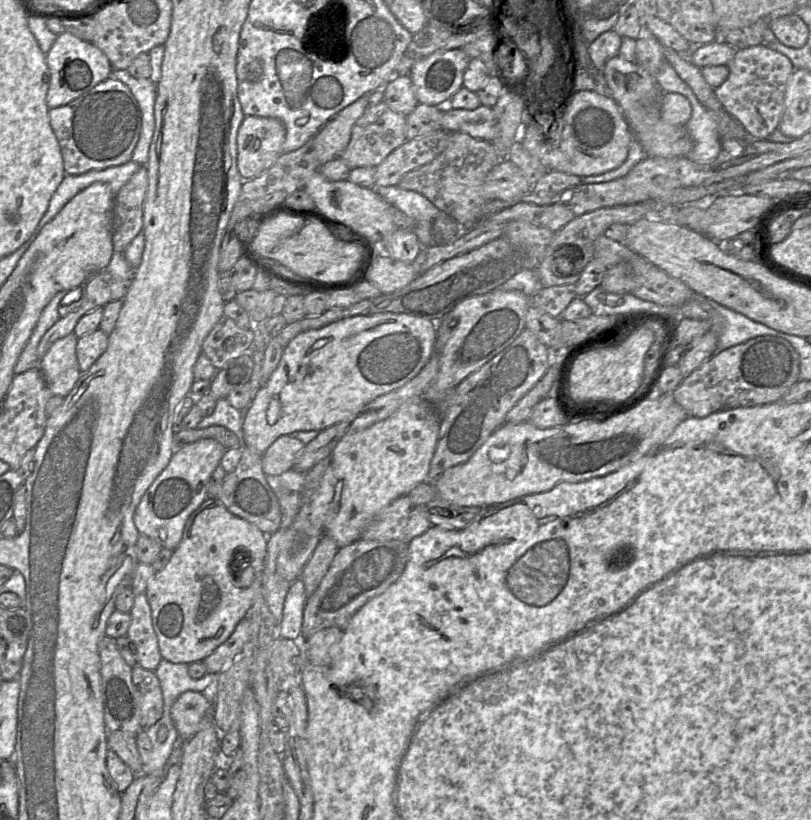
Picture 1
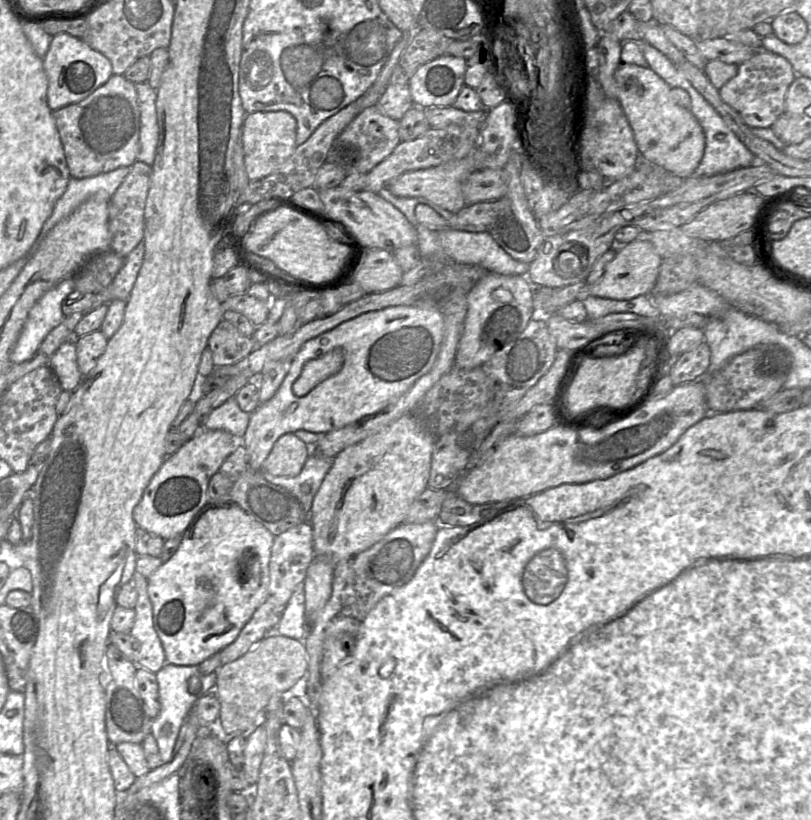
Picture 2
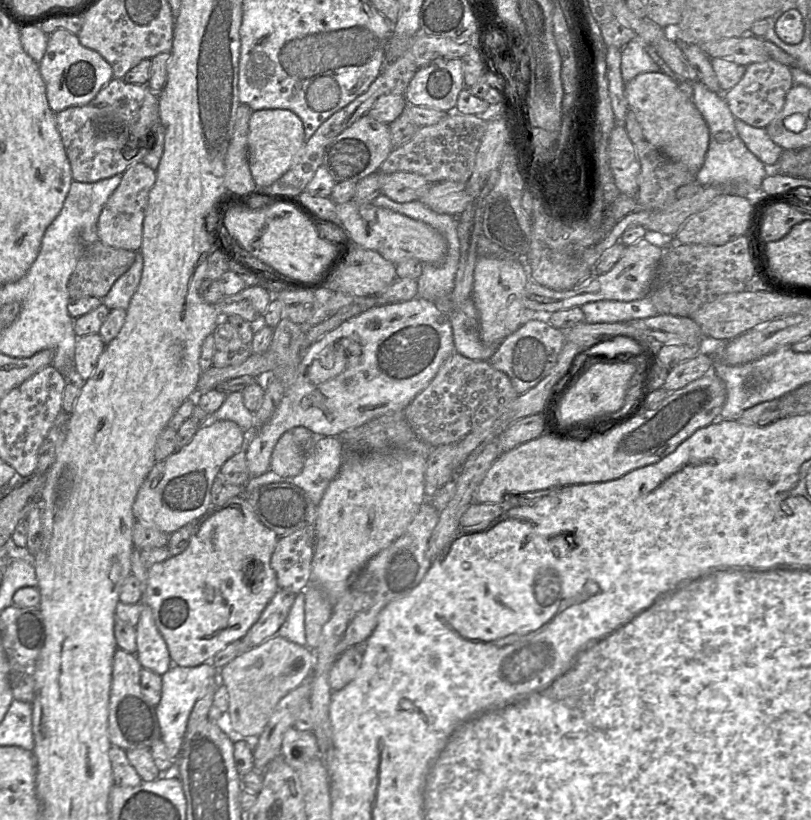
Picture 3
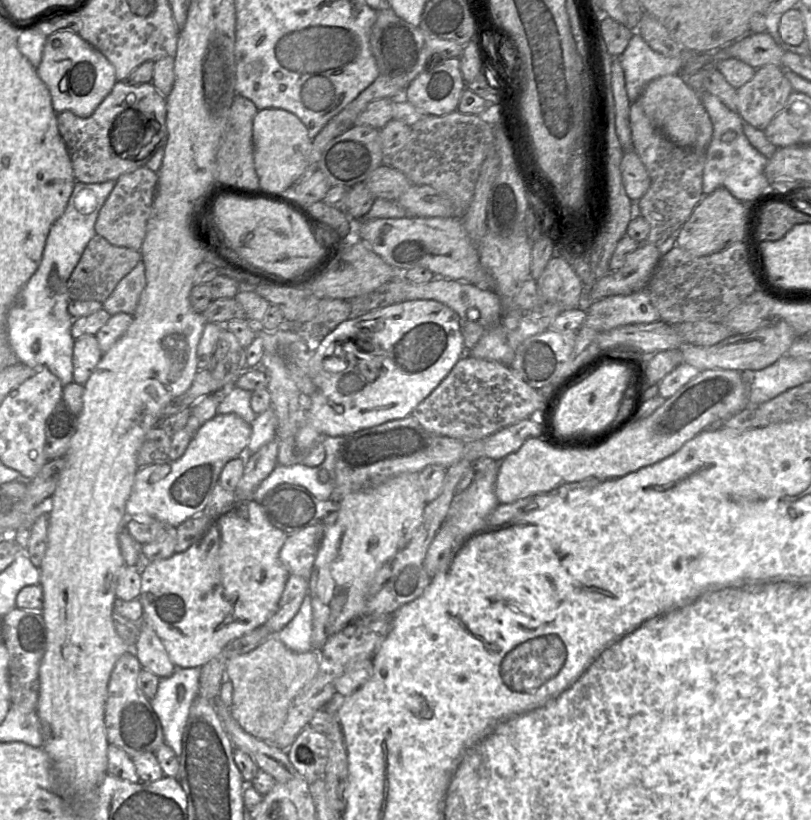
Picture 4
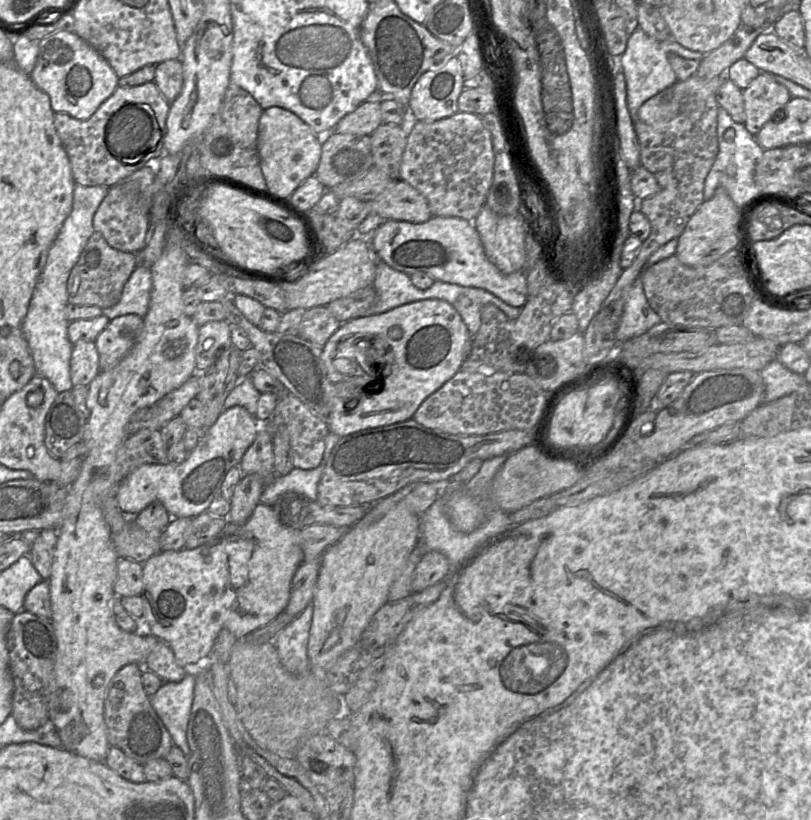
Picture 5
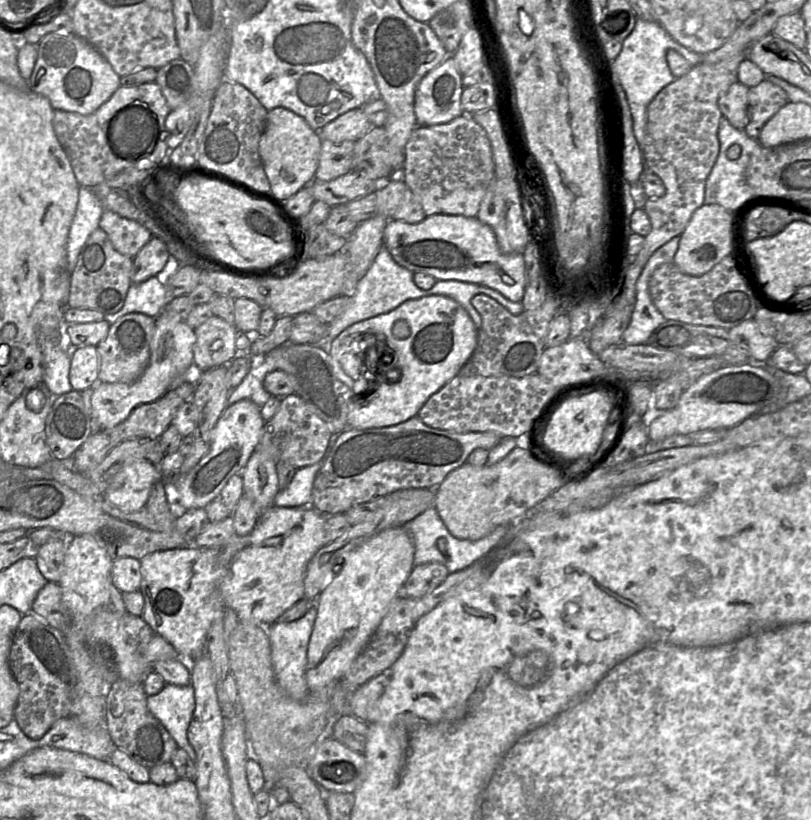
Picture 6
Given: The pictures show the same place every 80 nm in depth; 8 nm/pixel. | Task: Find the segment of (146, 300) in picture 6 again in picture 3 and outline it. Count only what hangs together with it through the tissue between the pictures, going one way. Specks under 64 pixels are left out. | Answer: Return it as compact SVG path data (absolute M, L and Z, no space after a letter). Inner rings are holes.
M137 251L131 267L114 282L109 292L102 299L102 303L109 310L116 308L127 310L130 300L140 283L142 270L143 257Z

